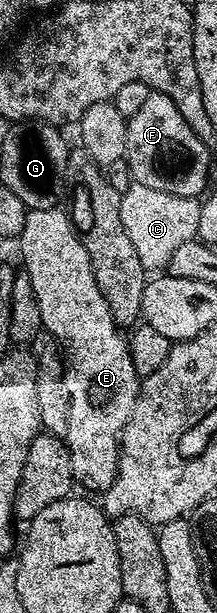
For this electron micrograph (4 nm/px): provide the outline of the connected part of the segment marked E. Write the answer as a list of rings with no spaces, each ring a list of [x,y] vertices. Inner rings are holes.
[[[56,206],[29,210],[18,245],[24,257],[23,273],[28,275],[38,300],[43,333],[57,342],[64,359],[64,390],[70,404],[66,441],[72,477],[80,480],[83,474],[115,475],[120,437],[130,412],[134,412],[142,381],[130,360],[125,331],[110,316],[110,304],[106,304],[106,296],[94,280],[90,256],[86,256],[80,235],[65,211],[63,214]]]

